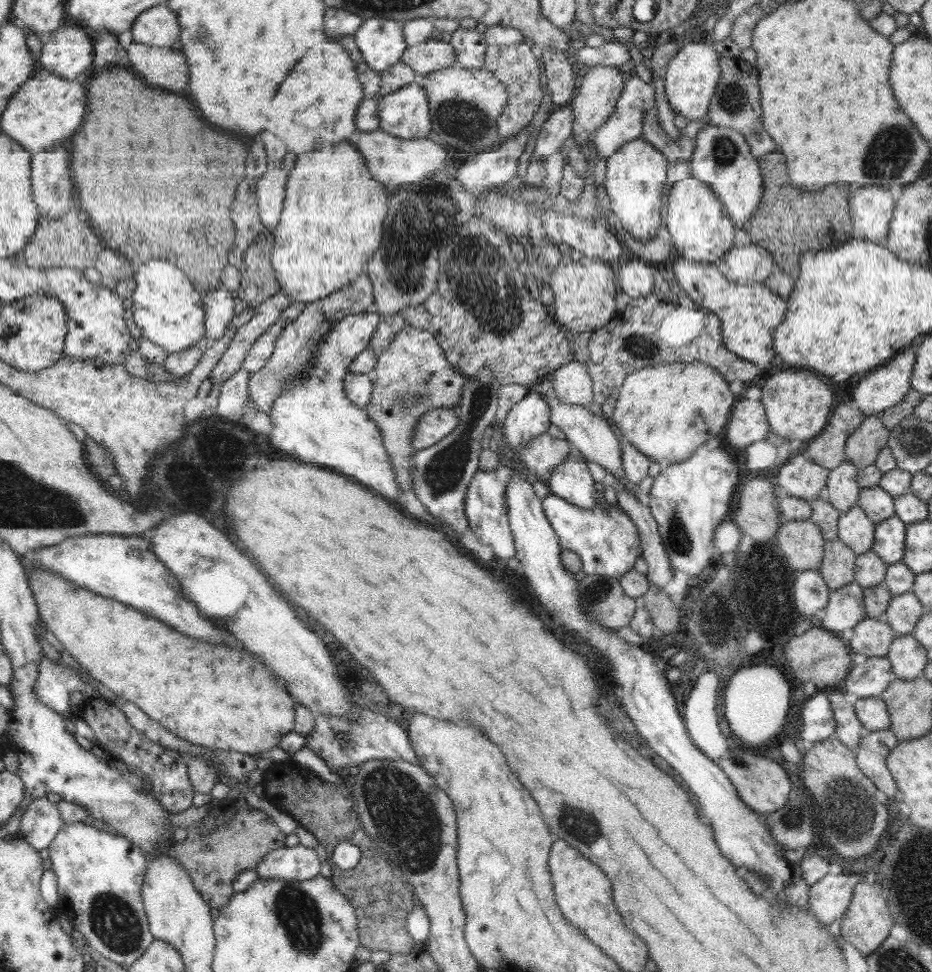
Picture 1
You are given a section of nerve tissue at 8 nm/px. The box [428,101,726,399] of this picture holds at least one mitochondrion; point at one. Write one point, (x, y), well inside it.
(479, 274)

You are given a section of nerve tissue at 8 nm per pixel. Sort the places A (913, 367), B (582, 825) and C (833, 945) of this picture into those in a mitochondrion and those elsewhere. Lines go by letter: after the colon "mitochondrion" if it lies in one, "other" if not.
A: other
B: mitochondrion
C: other

